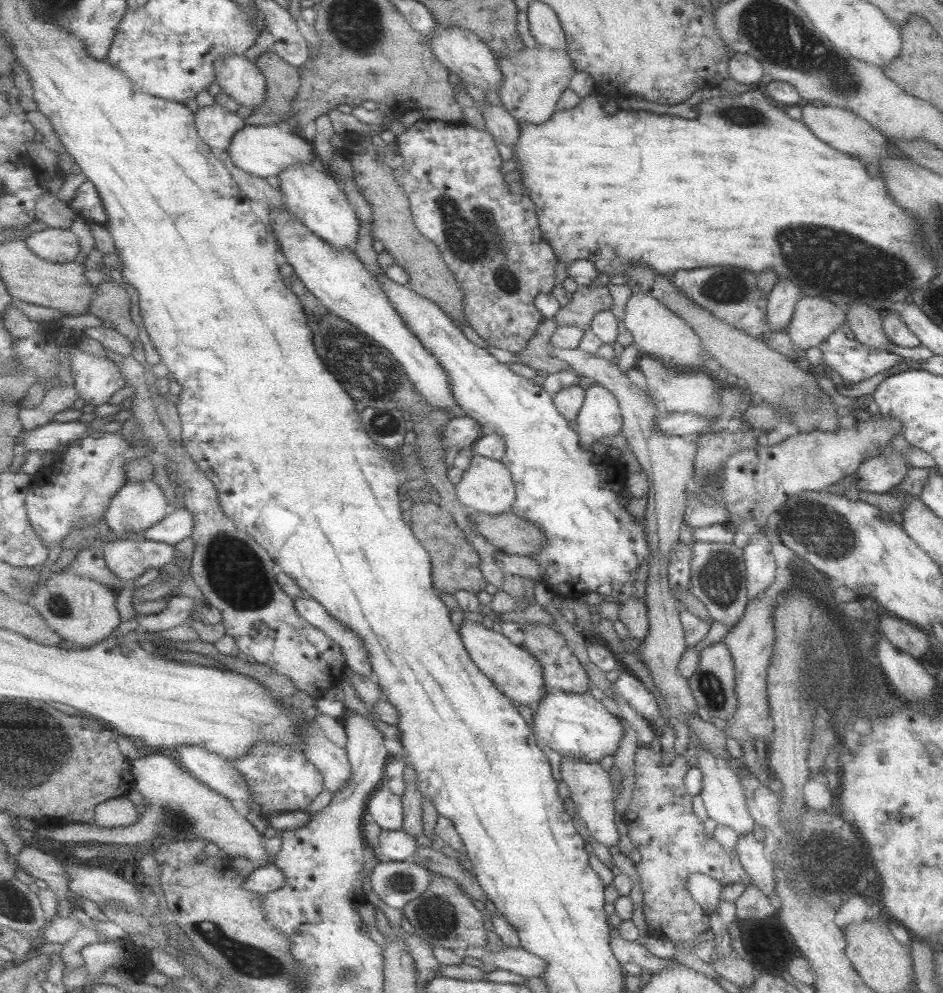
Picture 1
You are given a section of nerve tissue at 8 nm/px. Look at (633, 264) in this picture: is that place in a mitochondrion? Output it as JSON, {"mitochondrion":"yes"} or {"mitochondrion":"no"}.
{"mitochondrion":"no"}

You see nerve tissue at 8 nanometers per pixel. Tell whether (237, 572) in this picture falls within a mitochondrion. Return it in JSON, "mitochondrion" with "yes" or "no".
{"mitochondrion":"yes"}

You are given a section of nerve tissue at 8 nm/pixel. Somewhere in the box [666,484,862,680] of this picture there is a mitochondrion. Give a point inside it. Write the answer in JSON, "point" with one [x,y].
{"point":[719,574]}

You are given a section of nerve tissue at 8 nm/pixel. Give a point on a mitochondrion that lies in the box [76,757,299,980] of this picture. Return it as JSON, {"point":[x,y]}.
{"point":[174,820]}

